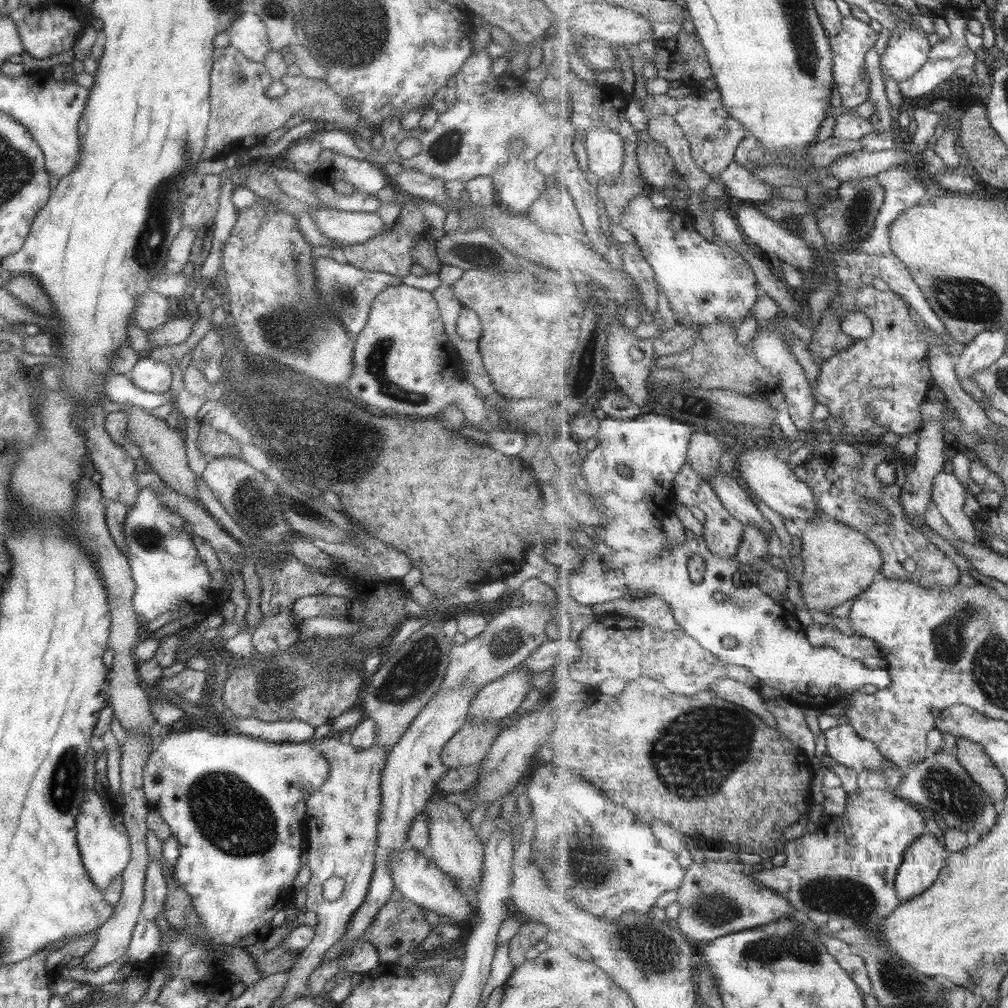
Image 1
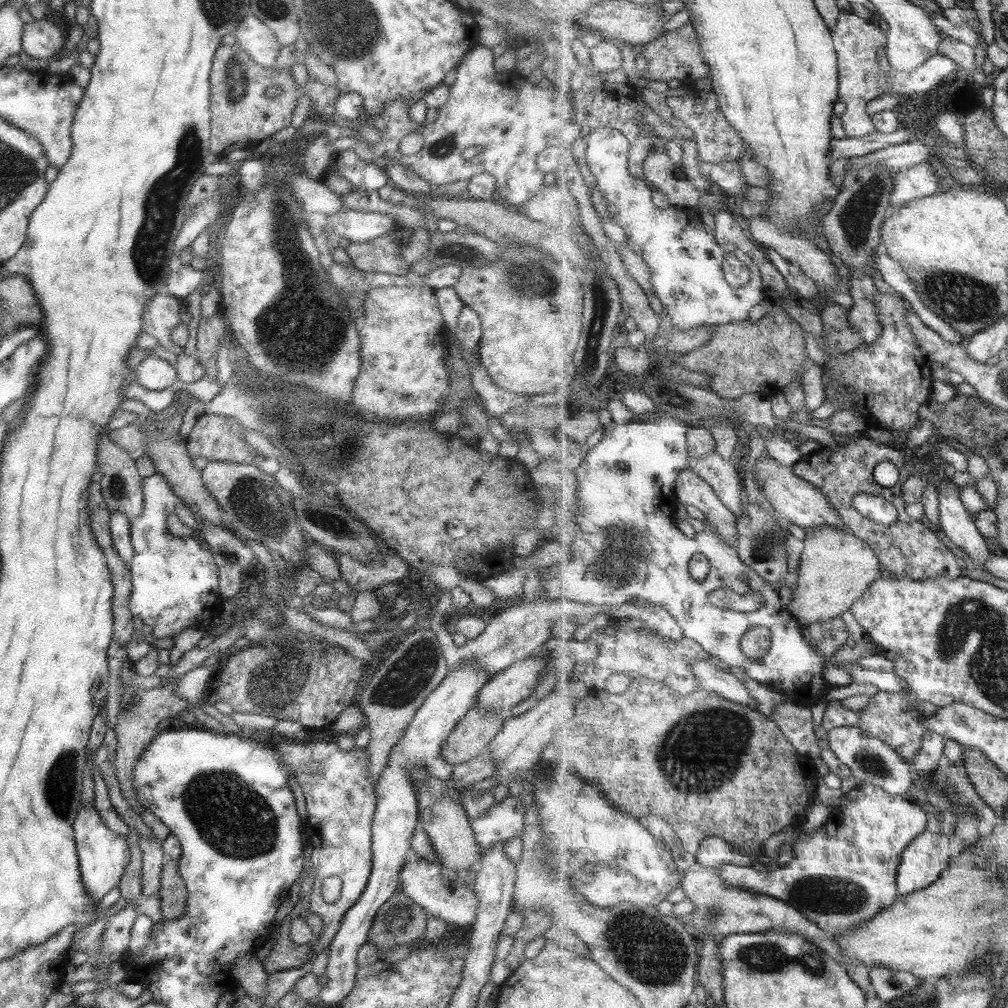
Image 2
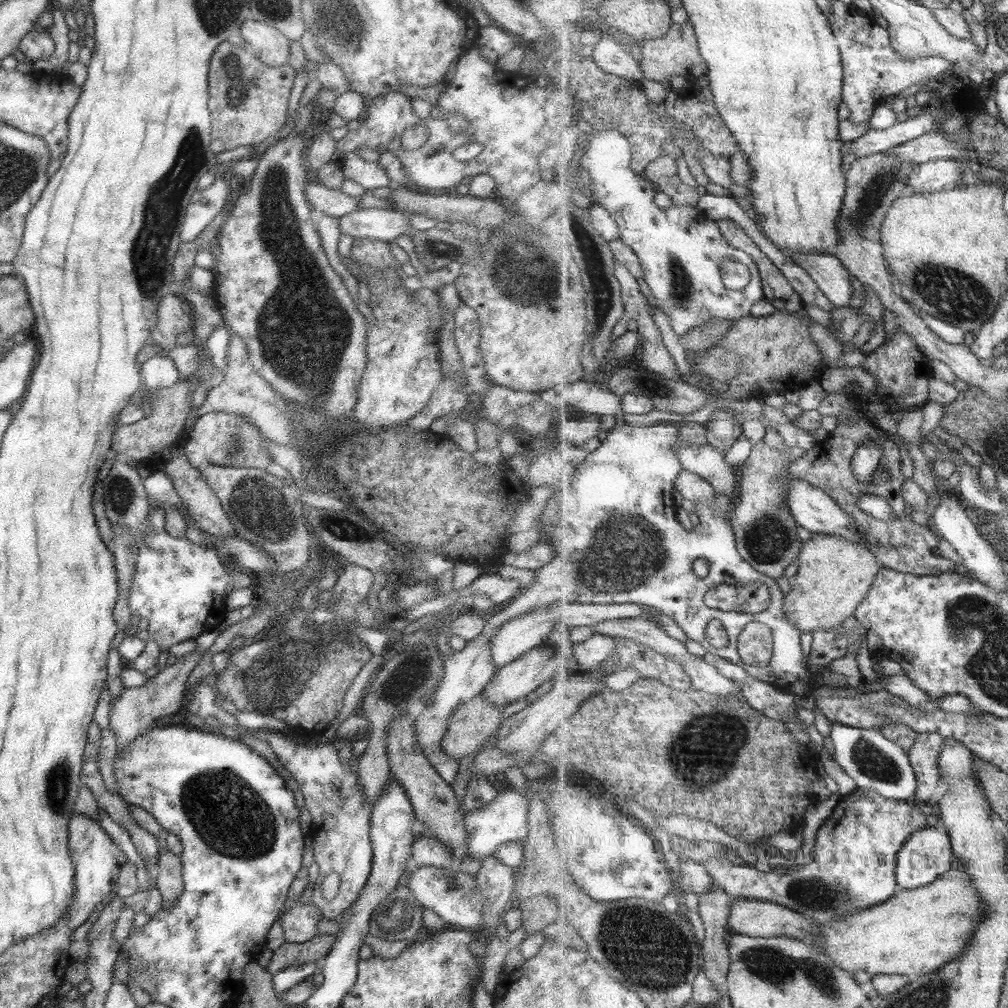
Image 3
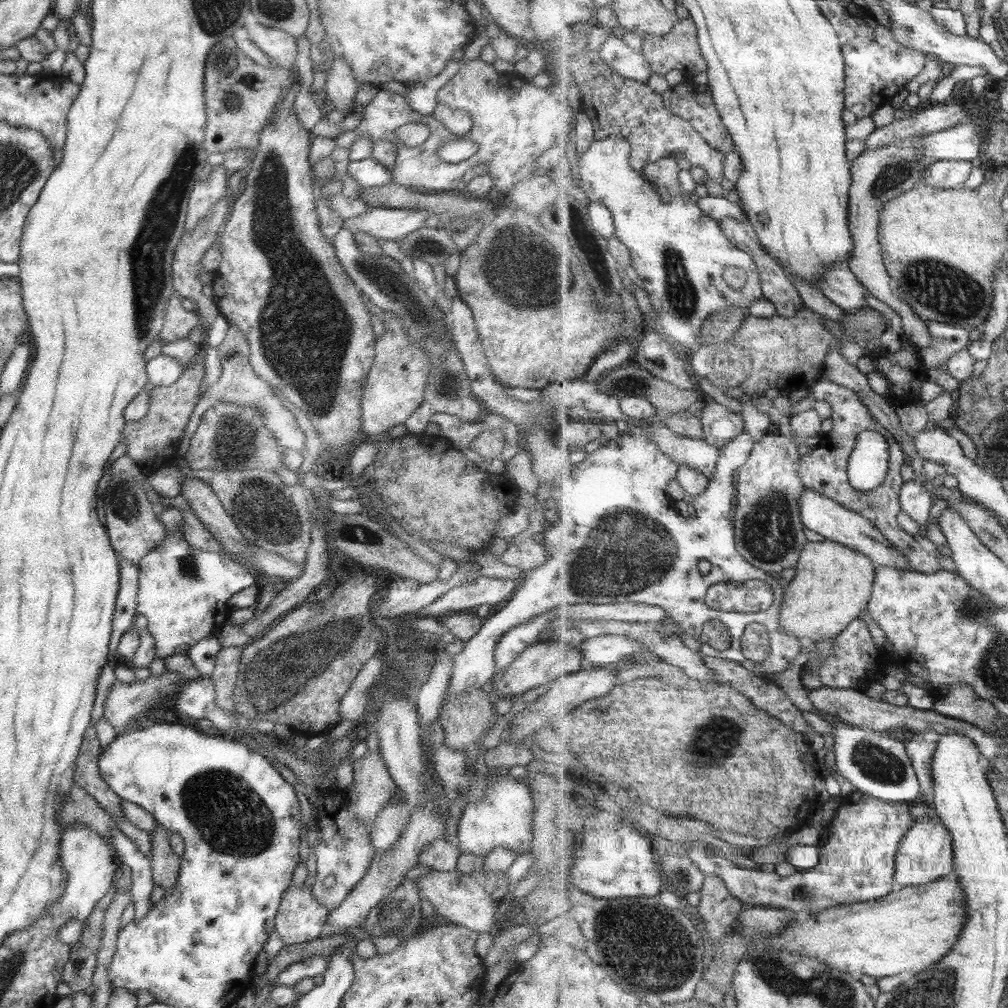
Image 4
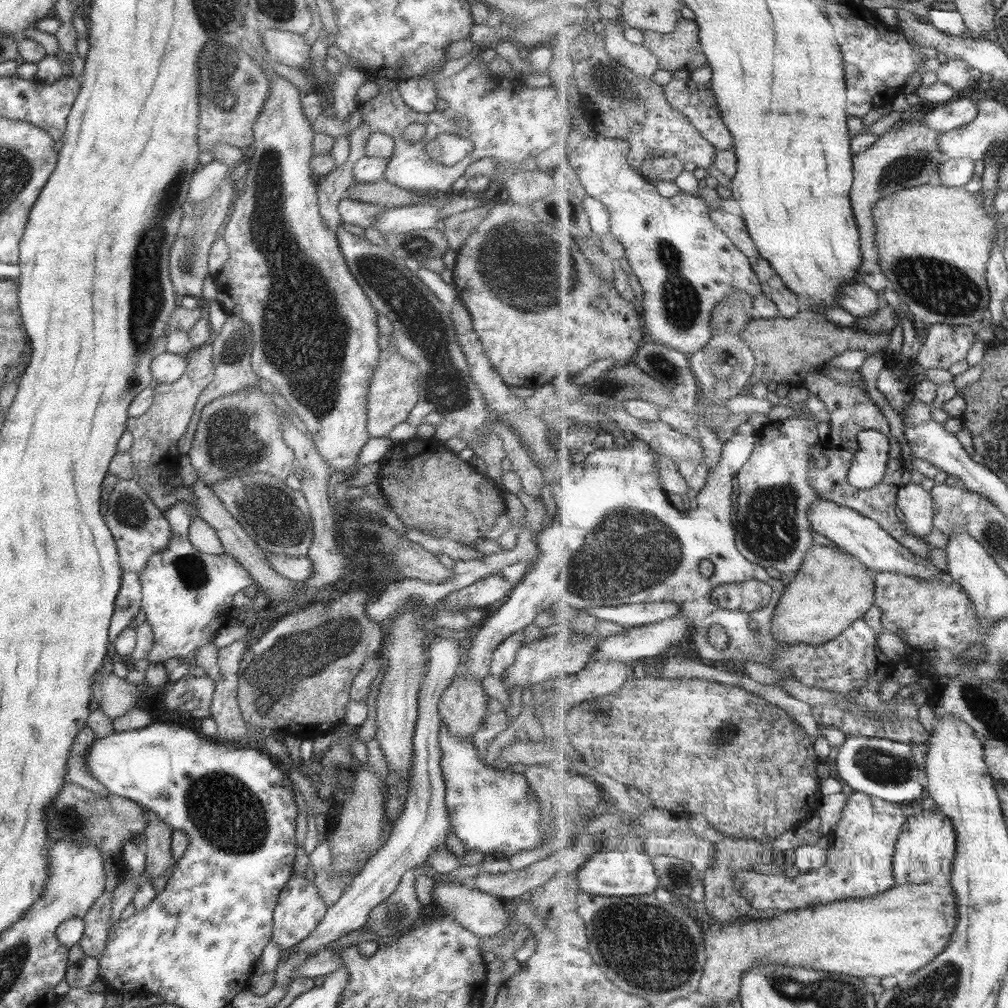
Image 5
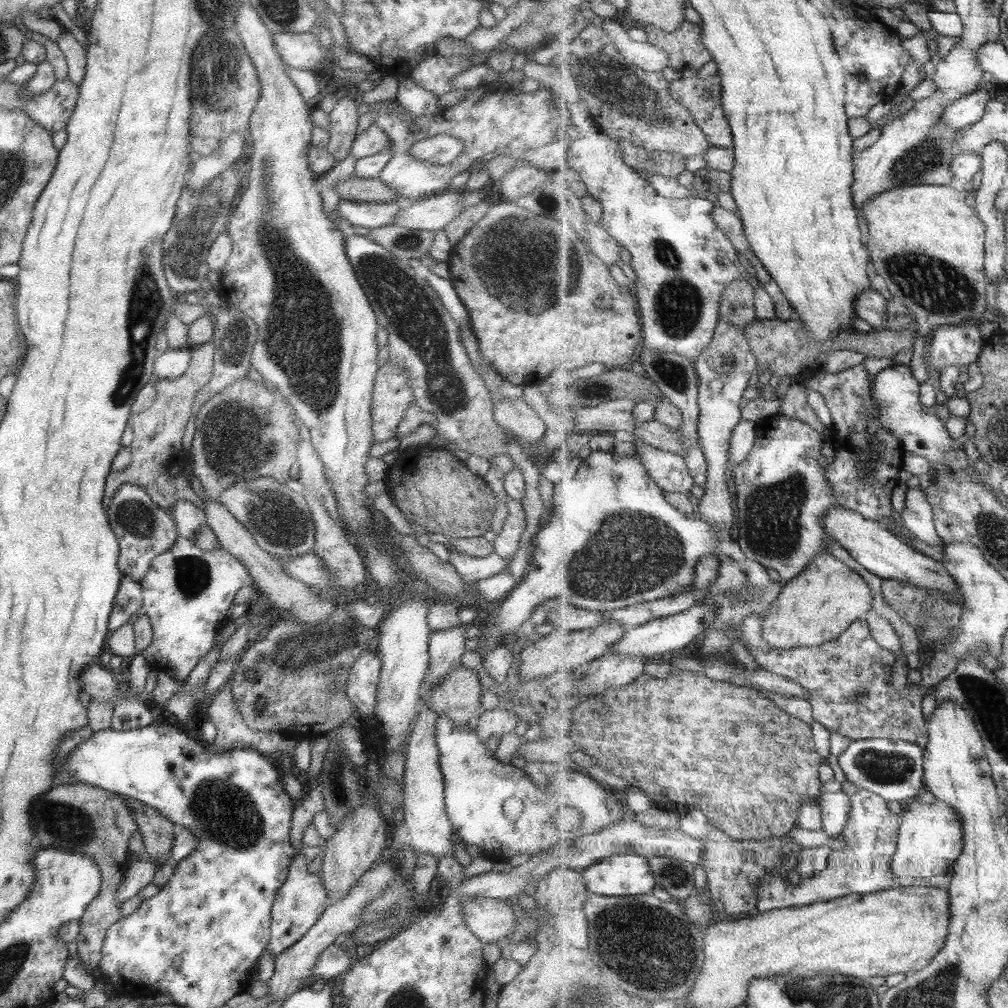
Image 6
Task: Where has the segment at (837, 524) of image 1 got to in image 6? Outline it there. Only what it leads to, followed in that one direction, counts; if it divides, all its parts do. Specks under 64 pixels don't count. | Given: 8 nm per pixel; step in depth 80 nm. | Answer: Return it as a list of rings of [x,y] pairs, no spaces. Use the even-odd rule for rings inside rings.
[[[828,551],[819,553],[805,571],[783,587],[762,624],[762,635],[778,649],[821,646],[837,640],[873,608],[873,590],[867,580]]]

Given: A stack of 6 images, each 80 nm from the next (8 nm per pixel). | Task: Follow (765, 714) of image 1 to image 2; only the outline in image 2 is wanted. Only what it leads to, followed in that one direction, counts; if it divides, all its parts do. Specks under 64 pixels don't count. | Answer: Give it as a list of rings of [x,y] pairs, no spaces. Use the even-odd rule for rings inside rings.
[[[699,661],[692,664],[692,668],[695,668],[695,674],[698,676],[702,690],[757,708],[748,686],[732,673],[723,671],[709,661]]]

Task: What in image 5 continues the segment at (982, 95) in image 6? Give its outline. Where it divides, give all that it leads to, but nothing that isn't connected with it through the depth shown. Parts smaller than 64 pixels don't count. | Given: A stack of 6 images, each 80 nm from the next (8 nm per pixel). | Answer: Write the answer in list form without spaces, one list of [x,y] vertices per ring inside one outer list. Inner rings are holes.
[[[962,96],[960,99],[934,105],[934,109],[926,112],[922,122],[933,131],[947,133],[972,123],[978,112],[978,101]]]

